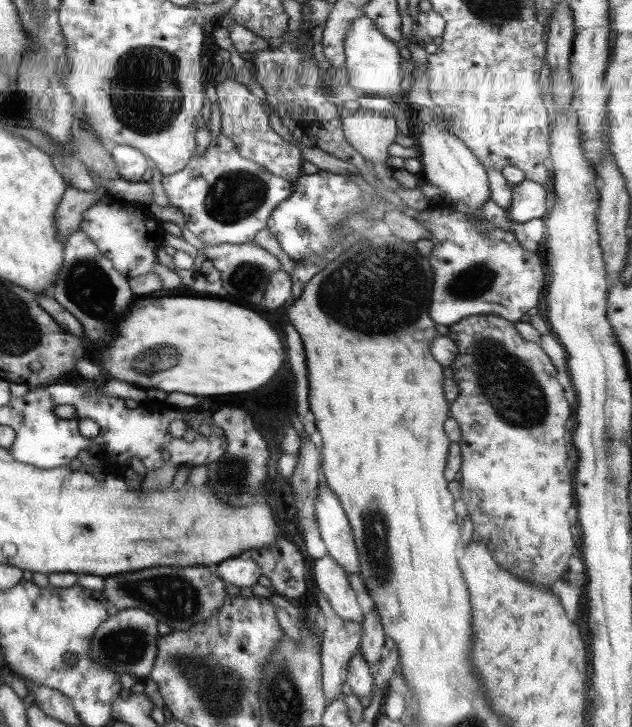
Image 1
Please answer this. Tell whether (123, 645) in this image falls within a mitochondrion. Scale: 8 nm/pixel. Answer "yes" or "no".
yes

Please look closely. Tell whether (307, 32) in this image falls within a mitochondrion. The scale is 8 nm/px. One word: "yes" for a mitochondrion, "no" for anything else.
no

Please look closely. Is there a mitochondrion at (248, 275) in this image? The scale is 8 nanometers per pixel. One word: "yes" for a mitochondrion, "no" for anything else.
yes

